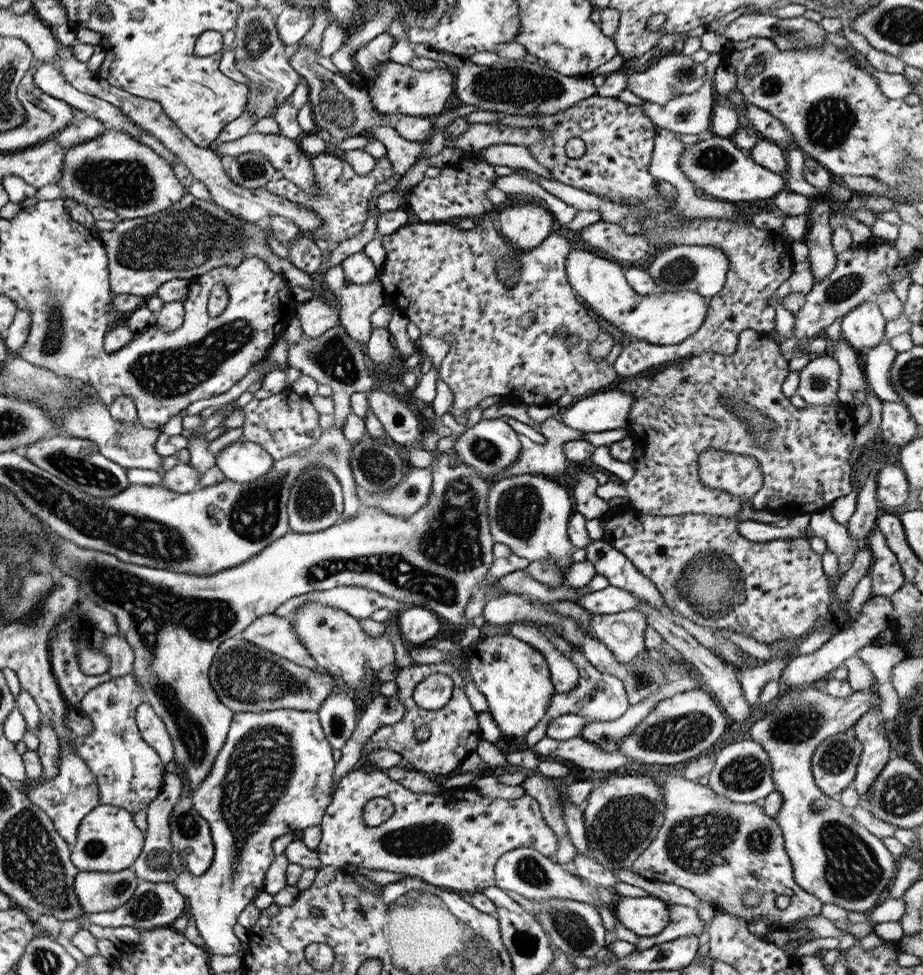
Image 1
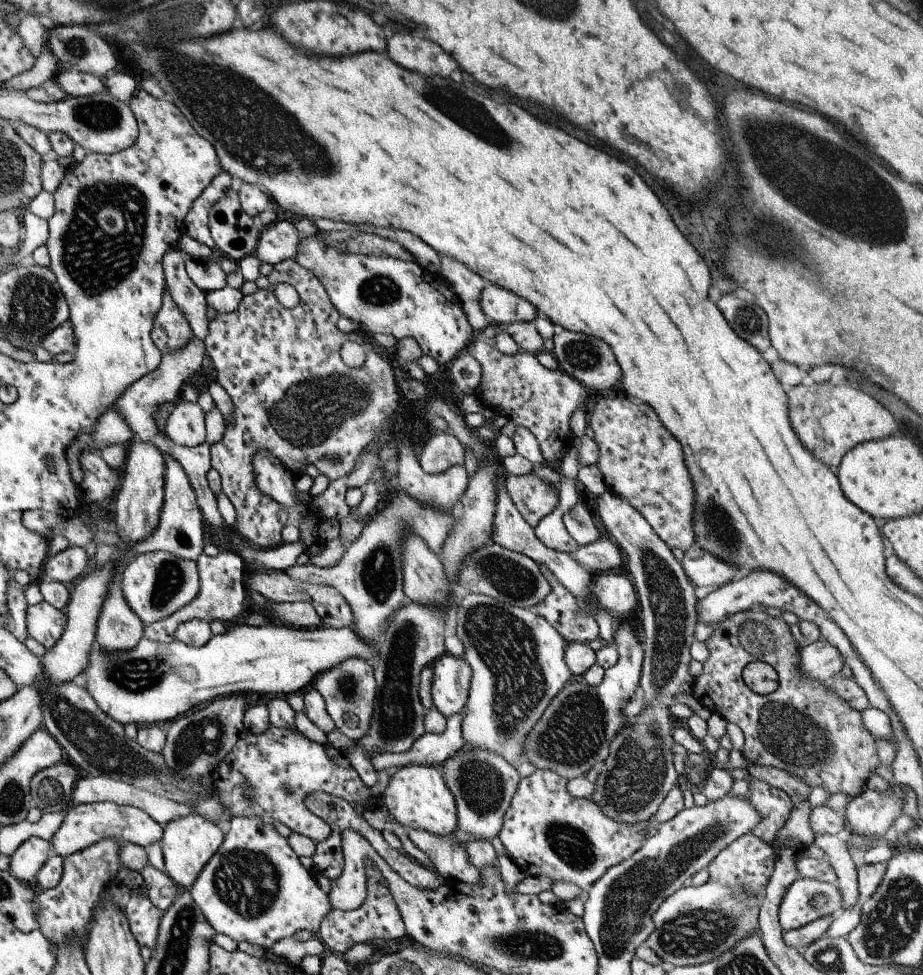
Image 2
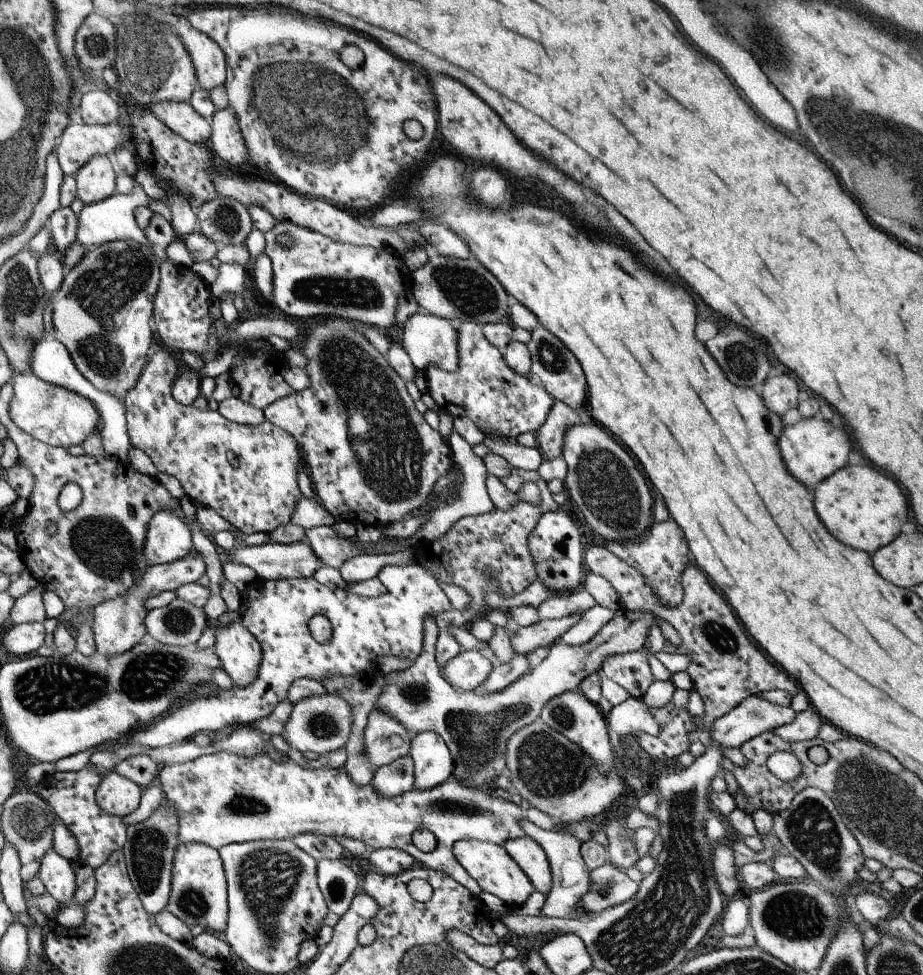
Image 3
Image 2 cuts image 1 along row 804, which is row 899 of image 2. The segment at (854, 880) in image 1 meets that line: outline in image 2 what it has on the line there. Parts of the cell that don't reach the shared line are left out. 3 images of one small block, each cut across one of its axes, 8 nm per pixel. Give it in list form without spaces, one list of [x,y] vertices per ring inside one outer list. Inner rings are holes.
[[[798,877],[783,893],[777,916],[780,929],[799,929],[815,919],[840,912],[842,898],[834,883]]]

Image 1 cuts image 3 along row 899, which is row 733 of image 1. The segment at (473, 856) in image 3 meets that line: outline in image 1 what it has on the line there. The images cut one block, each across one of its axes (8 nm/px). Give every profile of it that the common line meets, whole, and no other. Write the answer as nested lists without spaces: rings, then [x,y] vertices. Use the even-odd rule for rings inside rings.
[[[509,635],[481,638],[474,646],[474,656],[467,661],[472,682],[476,690],[487,701],[487,712],[499,728],[499,740],[504,742],[505,748],[516,750],[525,743],[525,734],[531,730],[543,717],[545,709],[553,696],[550,684],[548,665],[544,656],[533,646],[515,639]]]

